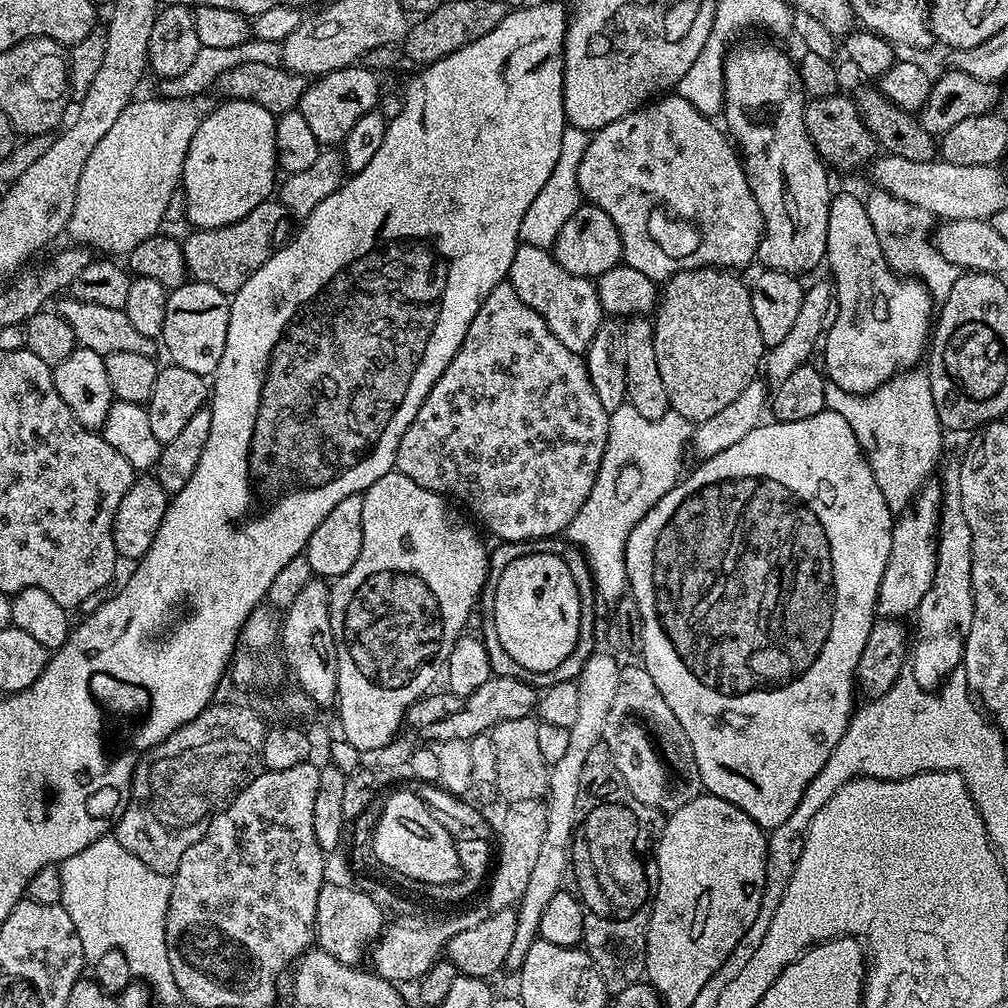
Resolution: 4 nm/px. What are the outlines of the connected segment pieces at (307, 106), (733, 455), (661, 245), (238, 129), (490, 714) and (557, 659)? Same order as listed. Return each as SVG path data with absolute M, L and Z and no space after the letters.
M353 66L339 68L324 76L315 77L305 87L298 105L302 118L310 125L314 138L322 146L336 146L344 141L354 124L366 113L375 109L380 103L381 77L371 68Z
M827 410L814 414L814 418L802 418L802 422L765 422L750 430L742 442L734 442L730 450L707 457L687 476L688 473L641 518L626 542L628 588L642 614L642 666L654 678L654 686L666 698L666 706L674 710L674 718L682 722L686 738L690 738L694 772L704 783L703 791L738 806L759 828L771 830L794 814L794 806L798 806L798 798L802 798L810 778L826 766L826 758L830 758L852 720L856 667L878 616L876 599L890 554L894 514L886 506L878 482L874 482L850 422L842 414Z
M668 94L663 98L656 98L645 103L634 112L627 112L622 118L610 122L604 128L595 129L591 133L592 141L589 139L584 145L582 162L578 162L580 195L587 203L596 204L602 210L606 210L606 214L610 214L622 242L623 263L630 265L634 270L642 270L642 274L646 274L646 278L657 282L667 282L677 272L709 266L725 270L740 270L736 268L744 268L748 263L756 260L756 251L764 236L762 210L758 210L758 202L750 190L748 179L744 173L744 165L733 141L719 127L716 129L712 123L713 121L709 117L701 114L694 106L690 106L690 102L686 102L686 98L682 98L679 94Z
M225 99L201 120L184 159L182 196L193 229L230 226L269 199L278 184L276 117L249 100Z
M492 675L469 696L454 696L447 690L441 690L437 696L425 694L415 704L409 706L407 727L410 726L418 735L425 736L428 739L425 741L428 742L439 742L450 738L469 741L473 736L491 733L492 727L498 722L532 716L538 708L538 688L520 679L519 675Z
M528 552L514 557L496 580L490 622L517 669L555 673L570 658L579 630L578 585L570 578L570 566L566 566L563 555Z

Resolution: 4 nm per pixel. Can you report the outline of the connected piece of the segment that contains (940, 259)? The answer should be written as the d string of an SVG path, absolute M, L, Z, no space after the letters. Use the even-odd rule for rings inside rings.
M876 190L873 193L873 196L867 197L866 200L870 222L878 234L880 245L888 257L888 264L892 271L908 278L915 278L927 288L933 301L943 302L954 286L958 268L943 257L930 239L929 233L934 228L932 213L916 208L913 204L907 204L889 192Z

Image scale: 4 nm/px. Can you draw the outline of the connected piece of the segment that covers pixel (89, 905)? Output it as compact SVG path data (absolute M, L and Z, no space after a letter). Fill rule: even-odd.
M109 834L95 840L86 850L66 858L59 865L61 876L61 898L66 914L74 921L74 930L78 930L78 942L82 942L82 954L85 961L95 962L107 952L121 952L130 966L133 977L139 978L164 1004L172 1004L181 999L174 974L170 970L170 958L166 946L166 910L170 902L172 881L169 877L150 870L126 846L122 846Z

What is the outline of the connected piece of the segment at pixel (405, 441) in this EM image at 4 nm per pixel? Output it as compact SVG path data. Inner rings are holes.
M505 282L490 290L478 314L474 314L474 322L470 322L470 330L466 330L466 338L462 338L458 354L454 354L442 378L434 382L418 414L414 414L414 422L410 422L406 434L402 434L402 442L396 451L395 471L418 482L418 486L436 492L457 505L465 504L500 540L540 540L543 536L556 536L559 532L561 535L574 518L574 514L582 510L582 502L590 498L590 490L594 490L594 482L608 441L609 415L602 402L598 402L594 386L590 386L590 374L585 357L579 352L566 350L566 346L562 346L558 338L554 338L550 326L546 326L544 319L534 310L530 310L530 306L522 302L522 298L518 298L512 284Z

